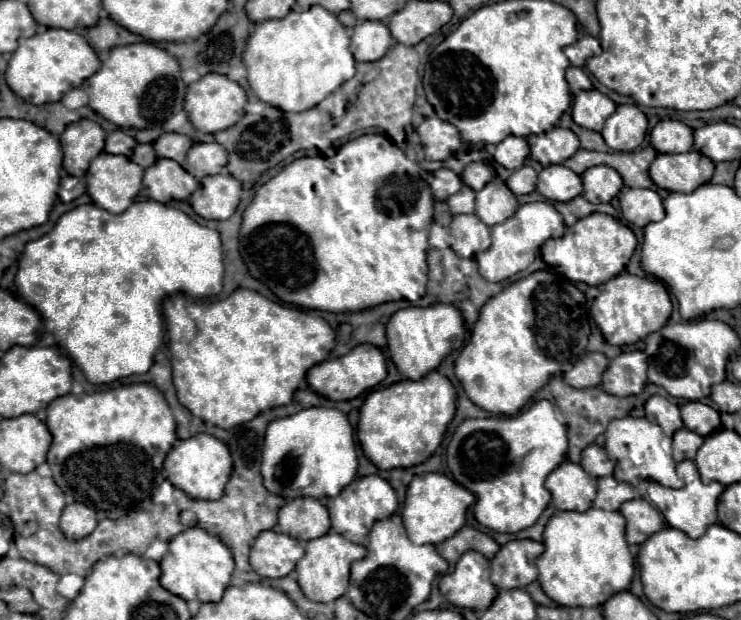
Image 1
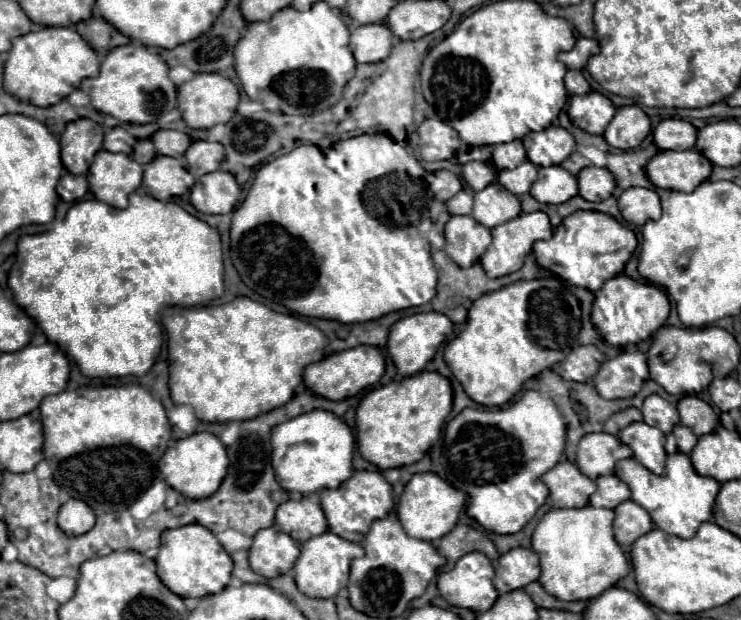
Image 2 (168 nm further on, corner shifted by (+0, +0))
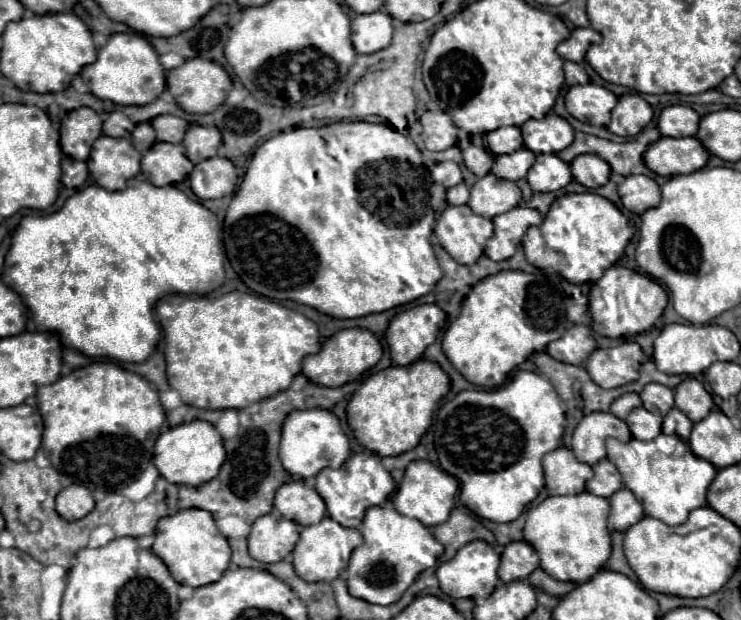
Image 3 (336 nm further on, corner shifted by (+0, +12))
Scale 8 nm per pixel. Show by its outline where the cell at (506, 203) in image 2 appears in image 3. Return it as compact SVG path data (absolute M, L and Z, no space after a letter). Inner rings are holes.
M486 174L470 188L468 206L478 216L494 218L498 214L512 210L520 202L522 202L522 194L520 194L520 188L516 186L516 182L500 180L492 174Z

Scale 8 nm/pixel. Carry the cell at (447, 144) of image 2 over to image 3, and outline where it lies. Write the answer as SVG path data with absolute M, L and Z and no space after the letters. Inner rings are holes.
M442 110L424 112L420 116L420 122L424 126L422 138L428 150L446 150L456 144L458 128L452 124L452 118Z

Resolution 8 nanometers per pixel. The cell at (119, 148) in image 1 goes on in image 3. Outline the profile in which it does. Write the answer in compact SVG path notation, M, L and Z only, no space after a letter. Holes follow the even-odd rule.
M110 112L106 118L104 118L104 134L106 136L114 136L114 138L130 138L132 130L134 130L134 122L122 114L122 112Z

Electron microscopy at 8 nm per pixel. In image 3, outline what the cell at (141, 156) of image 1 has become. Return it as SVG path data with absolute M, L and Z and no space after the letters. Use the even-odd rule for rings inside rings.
M142 122L142 124L138 124L136 128L134 128L134 132L132 132L132 144L144 154L144 152L148 152L148 148L156 142L156 134L152 132L152 126L148 124L148 122Z

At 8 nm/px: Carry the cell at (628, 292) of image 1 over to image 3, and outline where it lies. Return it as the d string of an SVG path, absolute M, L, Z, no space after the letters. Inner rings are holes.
M612 266L604 272L604 276L598 282L592 284L590 290L592 330L606 338L636 336L654 326L654 322L662 316L666 304L668 296L658 282L624 266Z

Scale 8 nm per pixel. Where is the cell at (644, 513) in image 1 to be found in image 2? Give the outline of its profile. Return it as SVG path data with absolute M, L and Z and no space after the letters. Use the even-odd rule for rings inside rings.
M626 500L624 504L616 506L614 512L614 536L620 546L632 546L636 538L648 534L654 528L654 522L648 512L632 500Z

